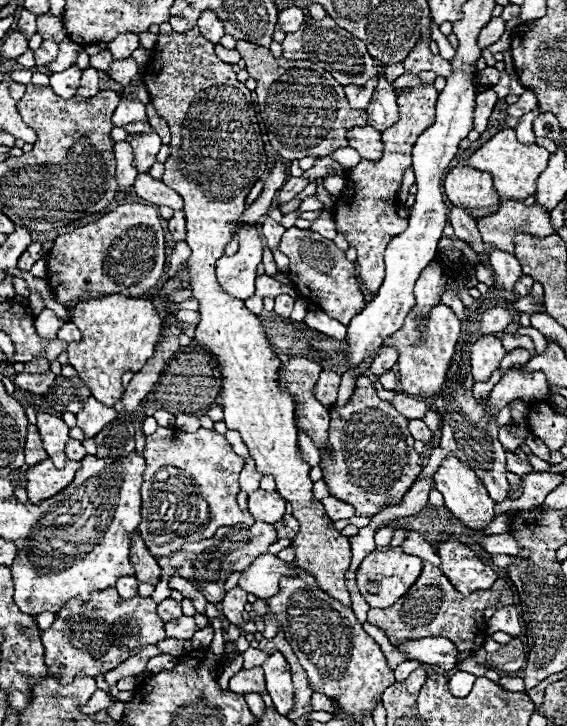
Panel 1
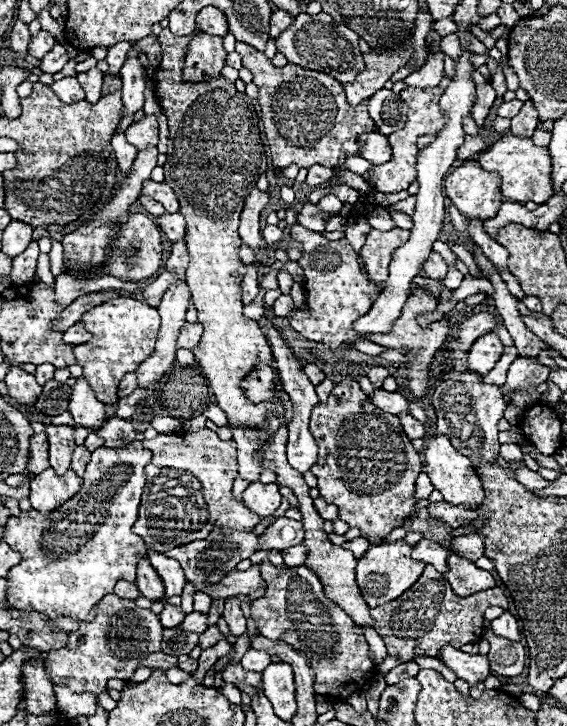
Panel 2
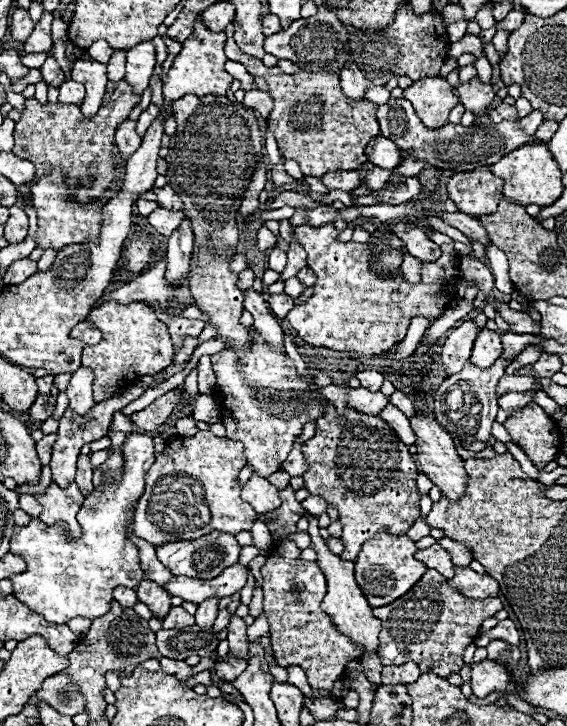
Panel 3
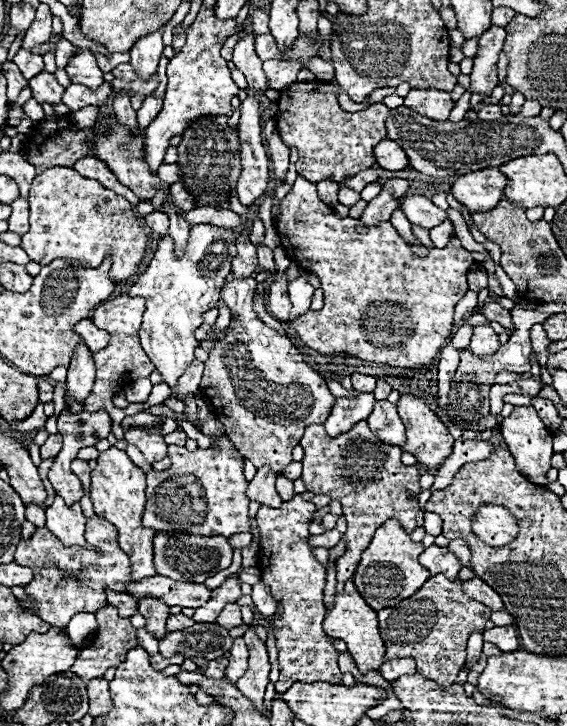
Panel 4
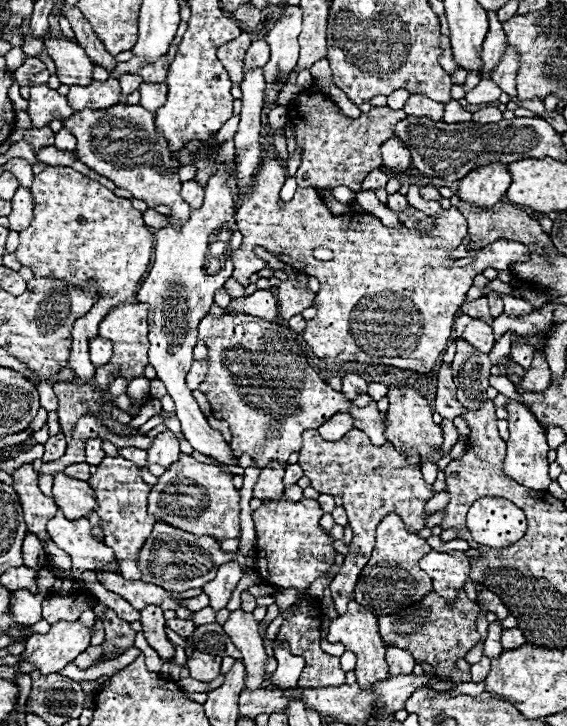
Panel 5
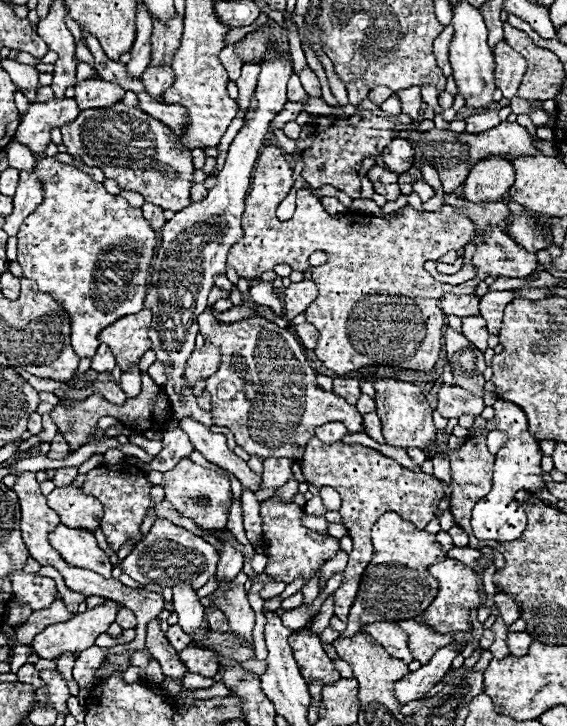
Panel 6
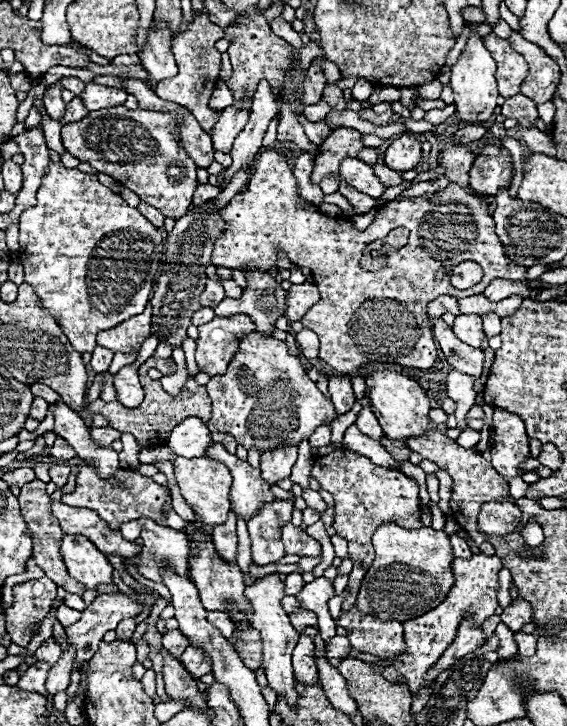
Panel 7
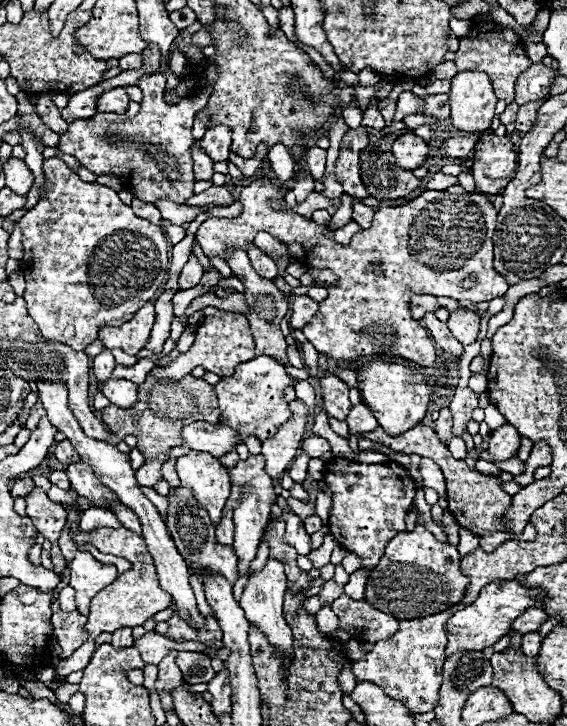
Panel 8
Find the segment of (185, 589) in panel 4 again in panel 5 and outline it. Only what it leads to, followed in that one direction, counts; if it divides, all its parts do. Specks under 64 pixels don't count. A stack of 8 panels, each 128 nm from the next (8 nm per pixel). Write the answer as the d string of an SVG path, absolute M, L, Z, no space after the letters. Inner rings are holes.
M102 572L102 574L98 574L98 580L106 588L116 592L118 596L128 600L136 610L142 610L148 604L158 604L162 610L176 610L176 608L184 606L184 600L174 600L170 596L172 594L170 590L164 590L150 582L124 580L120 574L114 574L114 572Z

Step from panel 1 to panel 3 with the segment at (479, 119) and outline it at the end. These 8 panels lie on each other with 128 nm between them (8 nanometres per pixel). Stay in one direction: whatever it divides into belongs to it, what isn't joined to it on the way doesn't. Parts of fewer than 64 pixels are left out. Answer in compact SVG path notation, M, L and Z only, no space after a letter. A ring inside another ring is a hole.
M478 78L472 80L472 82L468 82L468 84L460 84L456 90L460 92L460 100L466 106L466 110L470 110L476 116L480 112L486 112L488 106L490 106L490 102L496 98L494 88L490 84L480 82Z

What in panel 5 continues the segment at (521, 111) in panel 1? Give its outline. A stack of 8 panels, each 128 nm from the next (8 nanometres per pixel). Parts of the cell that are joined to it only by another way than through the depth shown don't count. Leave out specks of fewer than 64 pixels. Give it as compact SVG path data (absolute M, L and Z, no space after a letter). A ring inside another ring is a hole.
M488 106L488 108L482 108L478 112L472 114L472 120L474 122L482 122L482 124L488 124L488 122L498 122L502 120L502 112L494 106Z

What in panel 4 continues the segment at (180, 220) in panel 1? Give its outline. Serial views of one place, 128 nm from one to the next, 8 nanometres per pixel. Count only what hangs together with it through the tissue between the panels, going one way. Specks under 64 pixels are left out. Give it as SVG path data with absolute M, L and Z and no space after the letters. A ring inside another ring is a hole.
M152 212L152 214L148 214L146 218L146 224L154 230L154 232L158 232L158 234L168 234L168 214L164 214L164 212Z

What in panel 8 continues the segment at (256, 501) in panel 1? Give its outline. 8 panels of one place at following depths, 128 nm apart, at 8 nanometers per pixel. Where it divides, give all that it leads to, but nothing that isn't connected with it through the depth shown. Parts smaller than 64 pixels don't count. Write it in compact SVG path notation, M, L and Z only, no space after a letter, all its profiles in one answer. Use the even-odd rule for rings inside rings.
M292 400L290 410L294 412L294 416L286 424L282 424L282 428L278 428L278 432L270 440L262 444L262 456L266 460L264 470L272 478L280 478L286 474L288 466L296 458L296 452L304 436L306 414L308 414L304 402Z

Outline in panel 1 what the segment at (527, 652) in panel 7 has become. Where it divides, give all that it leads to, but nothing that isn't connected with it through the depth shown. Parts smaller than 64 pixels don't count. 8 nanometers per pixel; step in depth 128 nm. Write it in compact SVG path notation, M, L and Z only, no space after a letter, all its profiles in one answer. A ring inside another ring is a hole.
M514 606L496 608L494 616L488 620L488 634L496 634L496 632L520 636L520 618Z

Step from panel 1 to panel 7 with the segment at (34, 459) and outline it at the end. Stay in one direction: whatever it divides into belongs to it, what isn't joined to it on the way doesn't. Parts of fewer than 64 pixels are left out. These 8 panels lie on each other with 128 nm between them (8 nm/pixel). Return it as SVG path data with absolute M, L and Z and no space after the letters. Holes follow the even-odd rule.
M56 436L56 442L54 442L50 454L52 454L54 458L58 458L58 460L70 460L70 458L76 456L74 448L70 448L70 444L66 444L66 440L62 440L60 436Z

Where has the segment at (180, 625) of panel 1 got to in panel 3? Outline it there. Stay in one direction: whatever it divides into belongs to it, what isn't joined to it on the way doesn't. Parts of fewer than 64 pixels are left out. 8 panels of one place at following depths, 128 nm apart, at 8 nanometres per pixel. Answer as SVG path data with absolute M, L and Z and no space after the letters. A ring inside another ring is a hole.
M210 598L204 600L202 604L198 604L198 612L196 612L196 626L200 628L212 628L214 620L218 616L218 598Z

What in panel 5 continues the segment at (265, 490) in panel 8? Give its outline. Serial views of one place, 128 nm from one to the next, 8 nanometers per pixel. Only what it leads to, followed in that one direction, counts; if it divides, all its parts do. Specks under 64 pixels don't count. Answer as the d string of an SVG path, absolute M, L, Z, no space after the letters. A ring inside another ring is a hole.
M284 6L280 18L274 22L272 30L266 34L270 44L270 60L264 66L266 78L266 98L264 104L276 104L278 88L274 86L274 78L278 72L292 72L298 62L298 34L302 24L300 6ZM222 164L220 170L210 178L204 194L204 204L190 212L188 222L182 228L174 228L170 222L156 234L154 262L148 276L142 280L136 300L148 304L148 340L150 364L156 368L158 378L166 384L168 394L176 402L176 416L182 422L182 432L194 450L216 458L222 464L238 464L230 446L224 442L222 434L212 430L206 416L198 408L192 392L186 388L186 372L194 362L192 350L198 342L198 322L210 312L214 304L214 294L232 276L232 254L242 242L234 220L234 202L226 186L228 166Z

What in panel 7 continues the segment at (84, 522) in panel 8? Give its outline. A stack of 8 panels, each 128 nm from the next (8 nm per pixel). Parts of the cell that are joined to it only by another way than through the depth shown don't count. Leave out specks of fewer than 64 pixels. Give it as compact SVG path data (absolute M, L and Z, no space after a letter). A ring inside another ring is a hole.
M130 520L126 526L122 526L122 536L132 542L132 540L136 540L140 536L140 528L142 528L140 520Z

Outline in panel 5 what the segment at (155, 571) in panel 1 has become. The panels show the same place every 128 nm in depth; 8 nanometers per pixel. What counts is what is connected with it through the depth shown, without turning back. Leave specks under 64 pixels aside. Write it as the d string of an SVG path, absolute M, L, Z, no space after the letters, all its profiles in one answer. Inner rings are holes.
M150 604L146 608L142 608L142 626L144 626L144 636L150 642L150 646L160 654L160 658L164 662L168 662L174 656L174 644L168 640L166 636L166 618L164 618L164 610Z

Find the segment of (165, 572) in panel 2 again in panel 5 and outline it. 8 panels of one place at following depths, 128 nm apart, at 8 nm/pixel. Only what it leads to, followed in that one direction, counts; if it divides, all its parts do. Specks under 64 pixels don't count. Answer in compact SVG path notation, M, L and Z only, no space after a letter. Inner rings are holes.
M106 456L100 464L96 474L90 476L88 484L96 492L96 502L98 502L98 516L100 524L104 528L104 544L114 550L114 556L120 560L120 574L126 580L140 580L142 572L138 568L138 552L142 550L142 544L152 532L154 518L148 516L146 512L146 498L150 492L150 486L142 480L140 468L126 460L124 456Z

